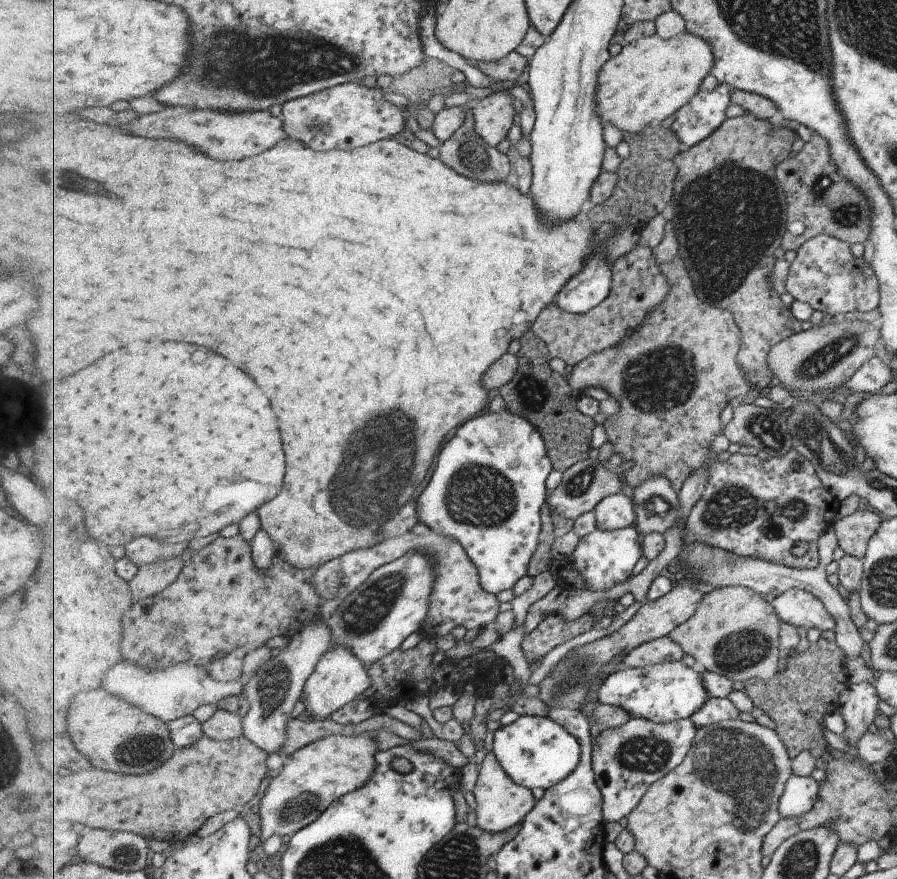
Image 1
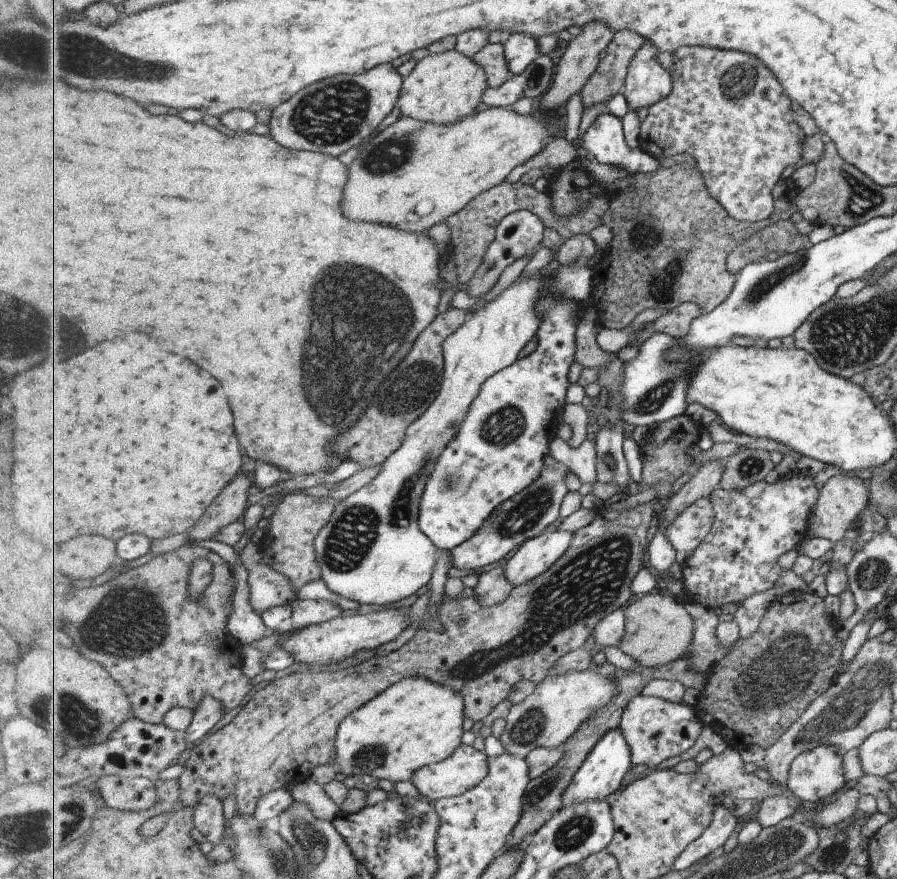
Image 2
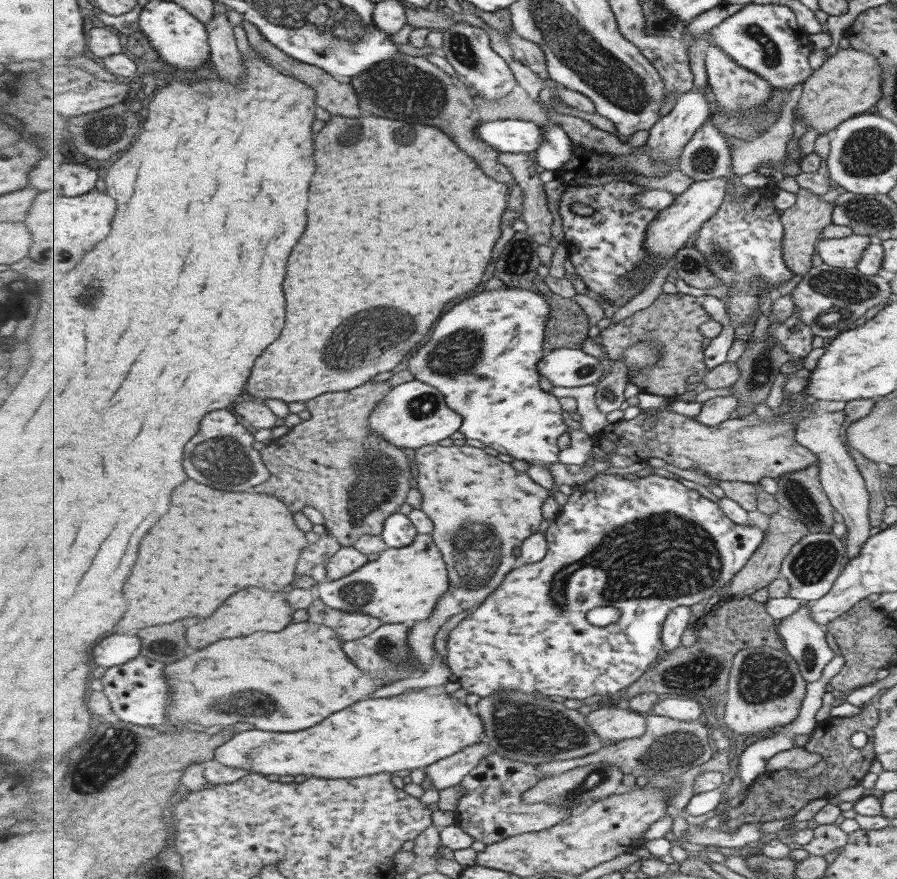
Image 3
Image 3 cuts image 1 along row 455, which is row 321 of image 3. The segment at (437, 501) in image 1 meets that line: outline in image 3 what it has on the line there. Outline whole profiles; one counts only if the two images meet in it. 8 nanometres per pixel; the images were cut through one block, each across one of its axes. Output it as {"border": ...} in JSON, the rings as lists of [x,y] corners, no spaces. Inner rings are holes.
{"border":[[[507,286],[493,292],[487,290],[447,312],[447,316],[439,320],[439,328],[429,338],[431,342],[407,360],[406,368],[415,379],[435,385],[445,395],[447,405],[462,414],[464,422],[459,431],[465,439],[479,440],[501,454],[529,462],[529,476],[547,490],[557,491],[559,484],[555,482],[551,466],[560,462],[562,450],[557,446],[557,440],[567,432],[567,424],[563,422],[560,398],[541,388],[538,367],[546,355],[543,346],[550,320],[551,304],[547,302],[547,297],[533,290]]]}

